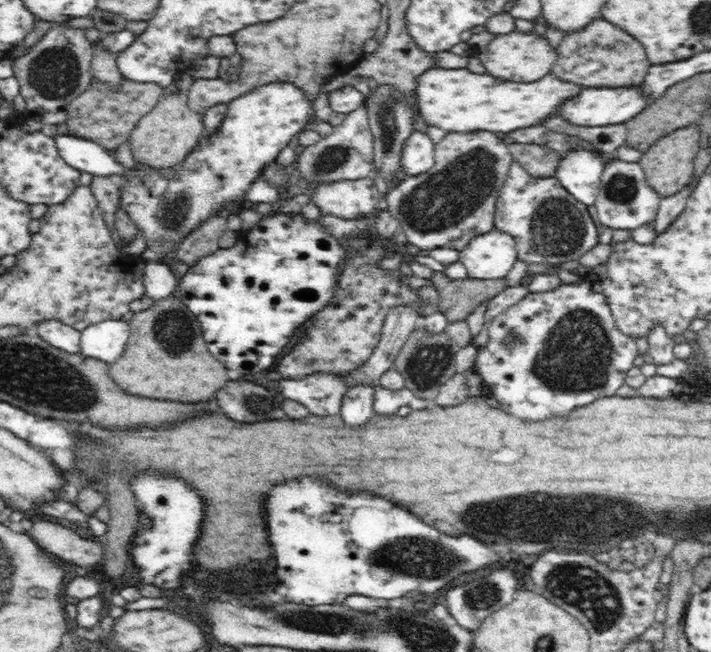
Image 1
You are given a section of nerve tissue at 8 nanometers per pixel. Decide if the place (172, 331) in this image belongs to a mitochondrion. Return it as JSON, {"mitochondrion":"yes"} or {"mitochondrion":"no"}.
{"mitochondrion":"yes"}

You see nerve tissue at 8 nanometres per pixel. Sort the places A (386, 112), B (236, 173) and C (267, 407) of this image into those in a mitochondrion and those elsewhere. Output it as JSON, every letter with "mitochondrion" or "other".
{"A":"mitochondrion","B":"other","C":"mitochondrion"}

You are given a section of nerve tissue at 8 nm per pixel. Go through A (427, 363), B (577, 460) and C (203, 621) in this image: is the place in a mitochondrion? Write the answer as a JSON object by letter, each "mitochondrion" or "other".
{"A":"mitochondrion","B":"other","C":"other"}

